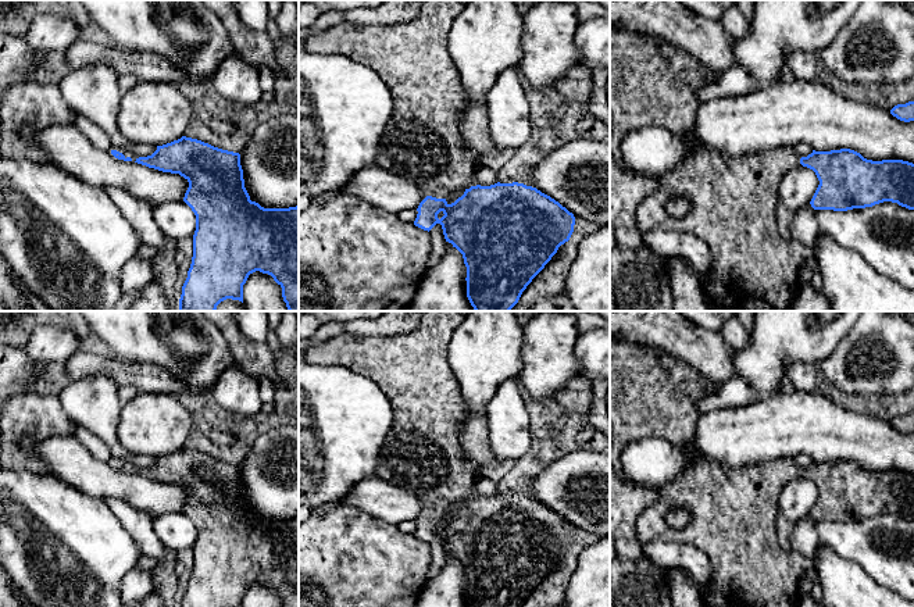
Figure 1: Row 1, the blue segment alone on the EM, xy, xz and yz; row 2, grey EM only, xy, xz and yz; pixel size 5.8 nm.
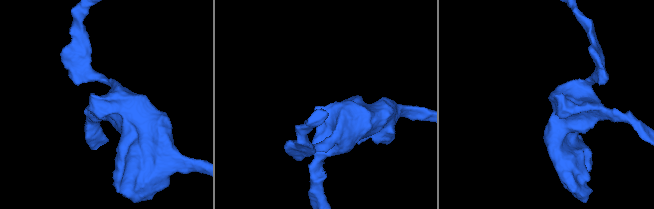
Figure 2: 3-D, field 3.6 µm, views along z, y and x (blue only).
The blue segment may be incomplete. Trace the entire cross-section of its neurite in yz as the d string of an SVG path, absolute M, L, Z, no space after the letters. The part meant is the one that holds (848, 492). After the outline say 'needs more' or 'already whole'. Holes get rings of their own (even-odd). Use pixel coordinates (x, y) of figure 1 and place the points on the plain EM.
M779 457L770 461L751 463L742 468L731 468L714 460L696 460L685 468L671 483L656 488L660 500L647 507L636 519L639 544L650 542L689 543L700 549L713 569L713 582L699 585L699 593L706 607L796 607L800 600L799 581L811 569L811 561L797 551L785 551L776 539L778 497L782 488L797 476L813 481L820 496L810 513L814 521L847 522L865 519L883 513L897 514L914 521L914 475L903 471L872 472L850 460L815 463L800 468L795 458ZM672 507L682 507L692 515L683 529L674 529L665 522L665 514Z; needs more

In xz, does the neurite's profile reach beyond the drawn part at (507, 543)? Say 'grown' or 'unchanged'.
grown

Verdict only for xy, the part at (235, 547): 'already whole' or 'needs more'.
needs more

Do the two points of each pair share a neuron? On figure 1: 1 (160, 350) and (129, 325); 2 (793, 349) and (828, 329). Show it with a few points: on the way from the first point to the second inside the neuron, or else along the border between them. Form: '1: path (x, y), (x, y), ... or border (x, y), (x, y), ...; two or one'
1: path (153, 347), (136, 332); one
2: path (802, 341), (820, 336); one

